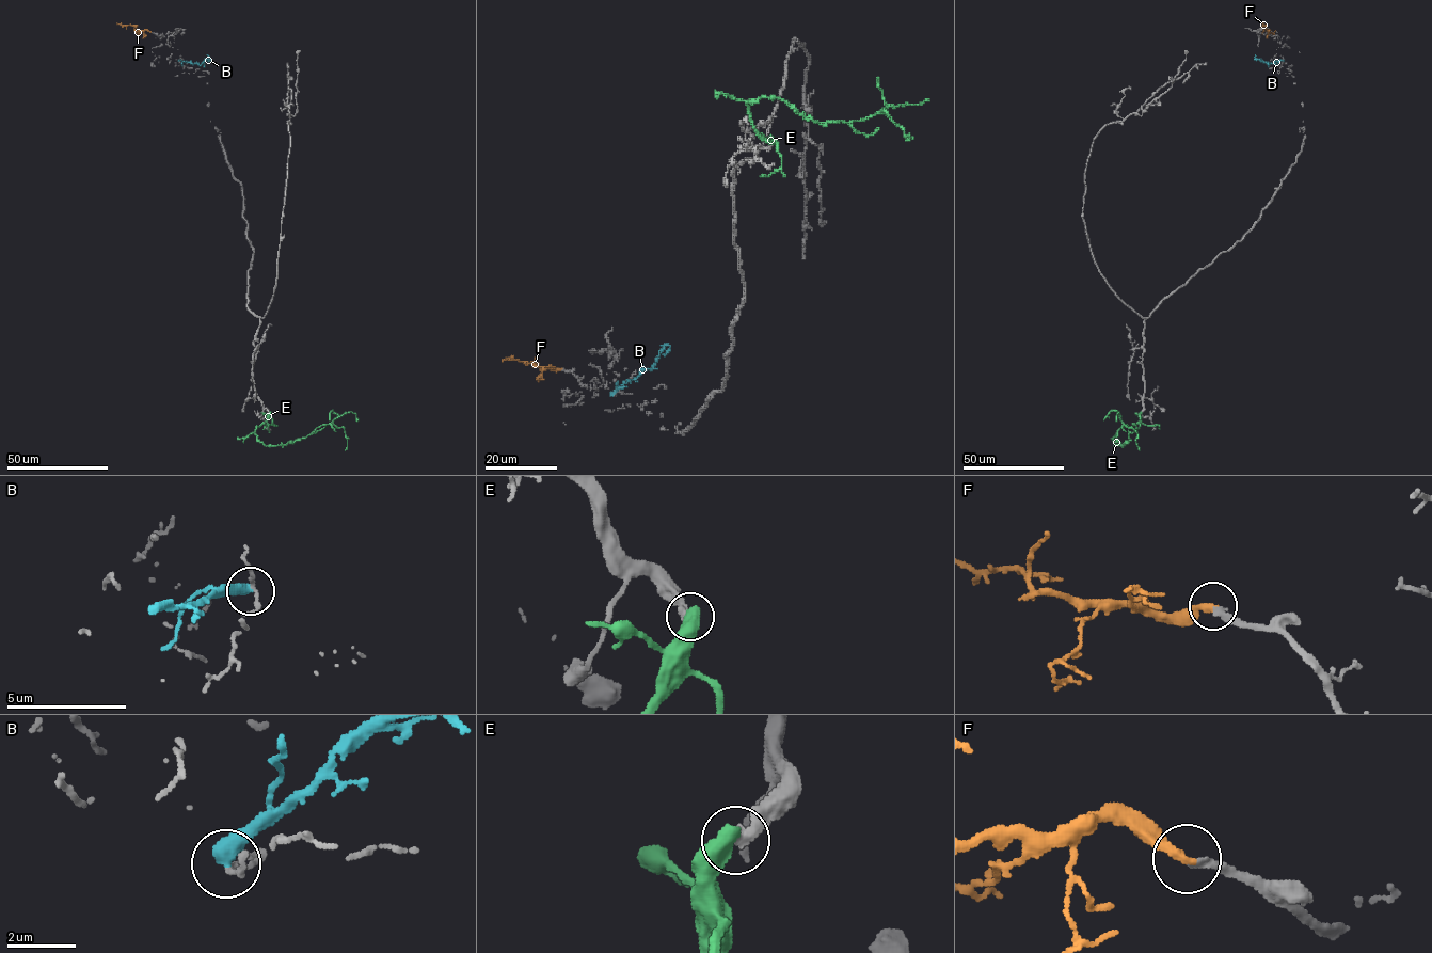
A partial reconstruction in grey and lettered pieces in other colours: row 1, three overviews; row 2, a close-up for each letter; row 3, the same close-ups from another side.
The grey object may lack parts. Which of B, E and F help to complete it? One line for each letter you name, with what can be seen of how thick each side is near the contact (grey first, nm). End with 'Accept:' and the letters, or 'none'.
F: Thickness 240 nm (grey) against 300 nm
Accept: F

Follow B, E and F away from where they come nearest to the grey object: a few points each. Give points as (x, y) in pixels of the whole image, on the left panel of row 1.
B: (178, 60), (201, 65), (205, 59), (211, 59), (207, 61)
E: (269, 412), (255, 429), (265, 445), (291, 443), (331, 423), (341, 427), (345, 450)
F: (150, 32), (116, 24)

